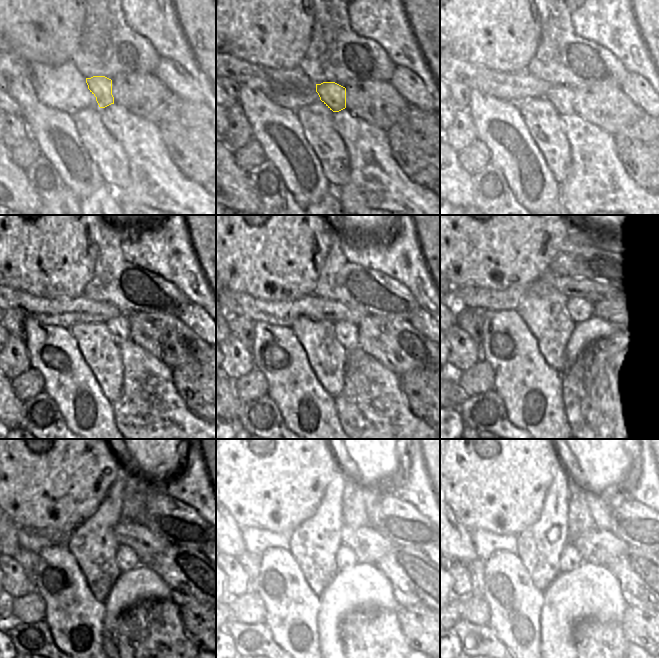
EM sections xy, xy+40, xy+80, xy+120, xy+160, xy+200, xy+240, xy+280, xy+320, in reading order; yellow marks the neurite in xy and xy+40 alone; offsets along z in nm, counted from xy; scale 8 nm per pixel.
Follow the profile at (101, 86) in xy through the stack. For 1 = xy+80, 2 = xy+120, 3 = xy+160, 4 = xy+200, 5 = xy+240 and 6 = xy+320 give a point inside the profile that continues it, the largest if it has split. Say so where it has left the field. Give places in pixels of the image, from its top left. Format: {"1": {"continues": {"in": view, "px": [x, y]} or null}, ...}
{"1": {"continues": {"in": "xy+80", "px": [562, 97]}}, "2": {"continues": {"in": "xy+120", "px": [119, 327]}}, "3": {"continues": {"in": "xy+160", "px": [346, 332]}}, "4": {"continues": {"in": "xy+200", "px": [585, 334]}}, "5": {"continues": {"in": "xy+240", "px": [126, 559]}}, "6": {"continues": {"in": "xy+320", "px": [570, 559]}}}

